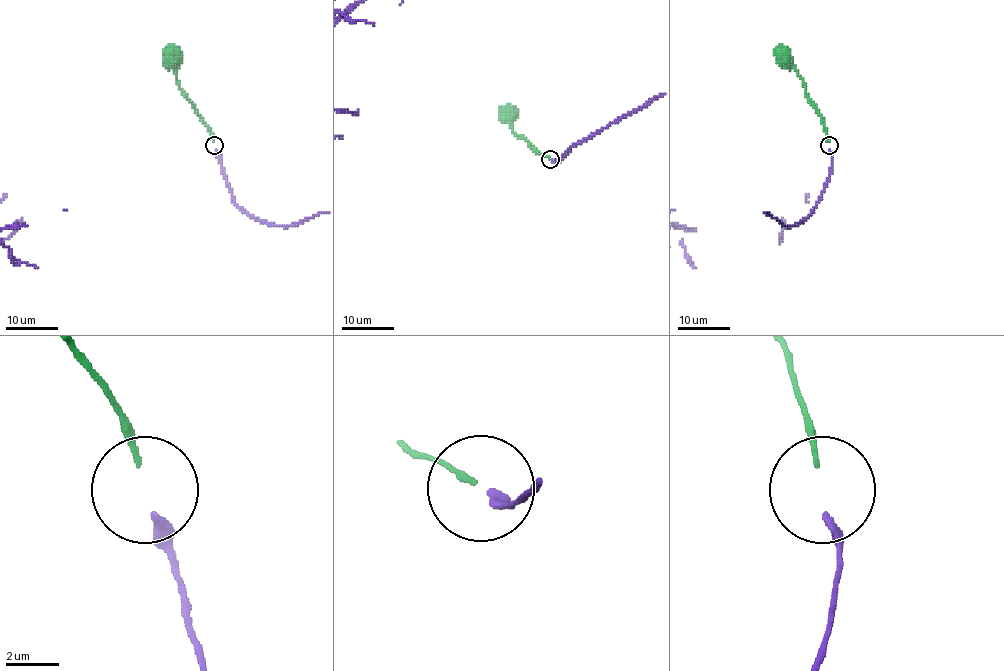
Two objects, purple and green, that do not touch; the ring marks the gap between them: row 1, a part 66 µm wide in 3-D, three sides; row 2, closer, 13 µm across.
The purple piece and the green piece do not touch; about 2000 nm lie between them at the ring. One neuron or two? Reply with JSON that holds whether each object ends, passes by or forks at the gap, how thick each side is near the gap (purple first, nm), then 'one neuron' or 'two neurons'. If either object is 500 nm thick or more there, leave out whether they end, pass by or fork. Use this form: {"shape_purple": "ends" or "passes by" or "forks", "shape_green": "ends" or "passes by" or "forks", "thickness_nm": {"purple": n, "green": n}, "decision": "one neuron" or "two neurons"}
{"shape_purple": "ends", "shape_green": "ends", "thickness_nm": {"purple": 340, "green": 180}, "decision": "one neuron"}

